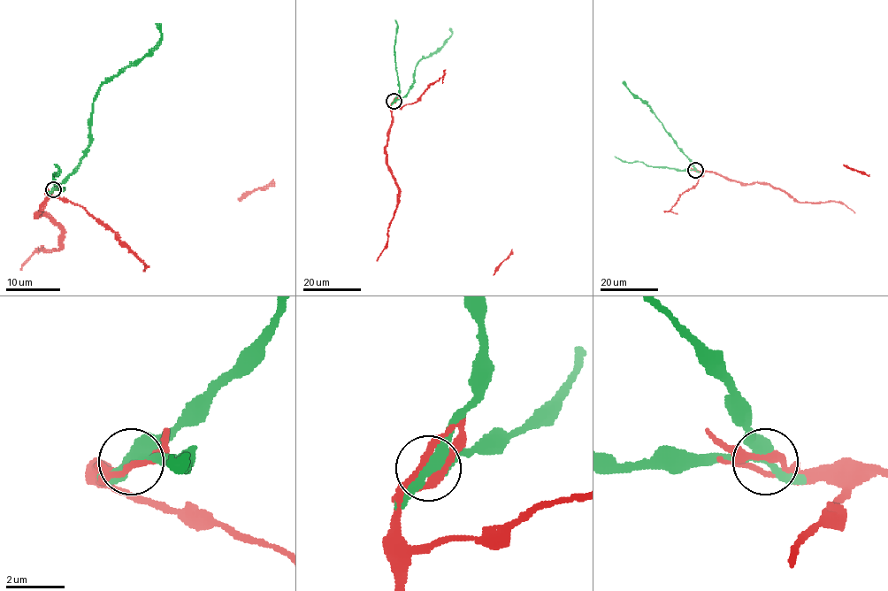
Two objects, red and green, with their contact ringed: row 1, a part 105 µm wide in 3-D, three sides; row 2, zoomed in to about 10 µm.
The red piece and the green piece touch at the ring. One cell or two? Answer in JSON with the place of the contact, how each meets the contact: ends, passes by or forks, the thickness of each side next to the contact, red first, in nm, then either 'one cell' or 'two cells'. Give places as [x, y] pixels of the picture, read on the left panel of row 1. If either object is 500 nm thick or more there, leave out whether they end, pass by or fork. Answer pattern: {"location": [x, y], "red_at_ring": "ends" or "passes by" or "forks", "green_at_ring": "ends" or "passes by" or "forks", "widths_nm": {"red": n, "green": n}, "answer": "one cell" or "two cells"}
{"location": [53, 189], "red_at_ring": "passes by", "green_at_ring": "forks", "widths_nm": {"red": 240, "green": 380}, "answer": "one cell"}

